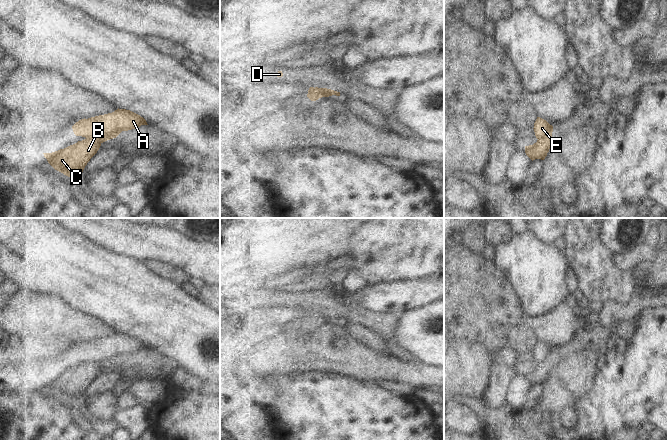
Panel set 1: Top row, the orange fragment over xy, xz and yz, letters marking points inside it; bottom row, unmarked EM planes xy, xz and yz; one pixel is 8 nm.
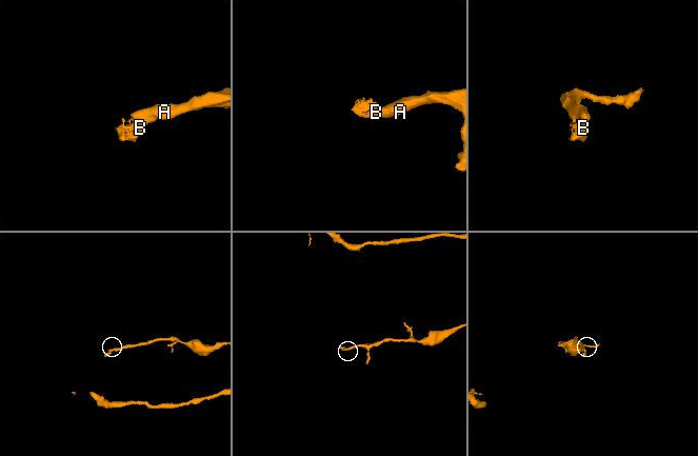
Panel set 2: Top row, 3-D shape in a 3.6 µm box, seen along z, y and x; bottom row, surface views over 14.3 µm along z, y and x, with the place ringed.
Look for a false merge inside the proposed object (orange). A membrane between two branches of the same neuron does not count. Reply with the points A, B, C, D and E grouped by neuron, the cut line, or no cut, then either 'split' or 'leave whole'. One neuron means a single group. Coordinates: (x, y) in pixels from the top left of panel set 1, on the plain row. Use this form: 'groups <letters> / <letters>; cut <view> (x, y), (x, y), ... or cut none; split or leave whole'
groups A E / B C D; cut xy (86, 362), (100, 367); split

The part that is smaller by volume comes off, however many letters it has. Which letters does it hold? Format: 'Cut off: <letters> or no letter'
Cut off: B, C, D

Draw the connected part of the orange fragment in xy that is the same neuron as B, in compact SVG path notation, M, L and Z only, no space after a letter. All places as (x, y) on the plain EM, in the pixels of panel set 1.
M84 363L64 373L52 377L43 377L48 387L68 401L78 403L90 383L101 370L94 364Z

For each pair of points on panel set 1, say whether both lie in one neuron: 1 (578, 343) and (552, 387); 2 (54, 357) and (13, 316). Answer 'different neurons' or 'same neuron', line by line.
1: different neurons
2: different neurons

